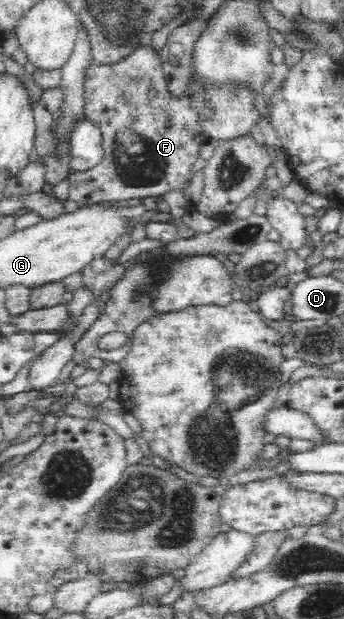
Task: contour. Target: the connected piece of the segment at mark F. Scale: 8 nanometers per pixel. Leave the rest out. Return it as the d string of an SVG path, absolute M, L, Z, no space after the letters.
M151 47L139 48L117 64L91 66L85 79L83 115L101 132L103 156L95 168L70 172L68 199L89 207L105 201L164 195L176 189L185 192L193 175L192 167L200 157L199 147L207 138L199 128L199 113L190 106L190 97L177 98L168 89L159 52Z

